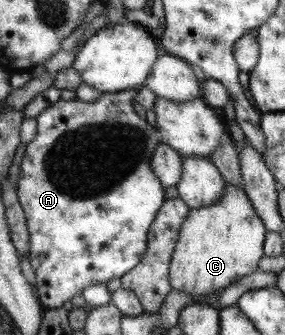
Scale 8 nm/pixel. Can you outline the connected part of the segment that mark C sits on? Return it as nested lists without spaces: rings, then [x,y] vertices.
[[[226,184],[222,196],[216,202],[189,210],[186,221],[182,222],[169,264],[170,290],[184,293],[192,298],[193,303],[199,303],[206,294],[230,286],[232,282],[238,282],[238,279],[252,274],[257,269],[258,261],[264,256],[265,233],[265,225],[254,211],[249,196],[240,185]]]

